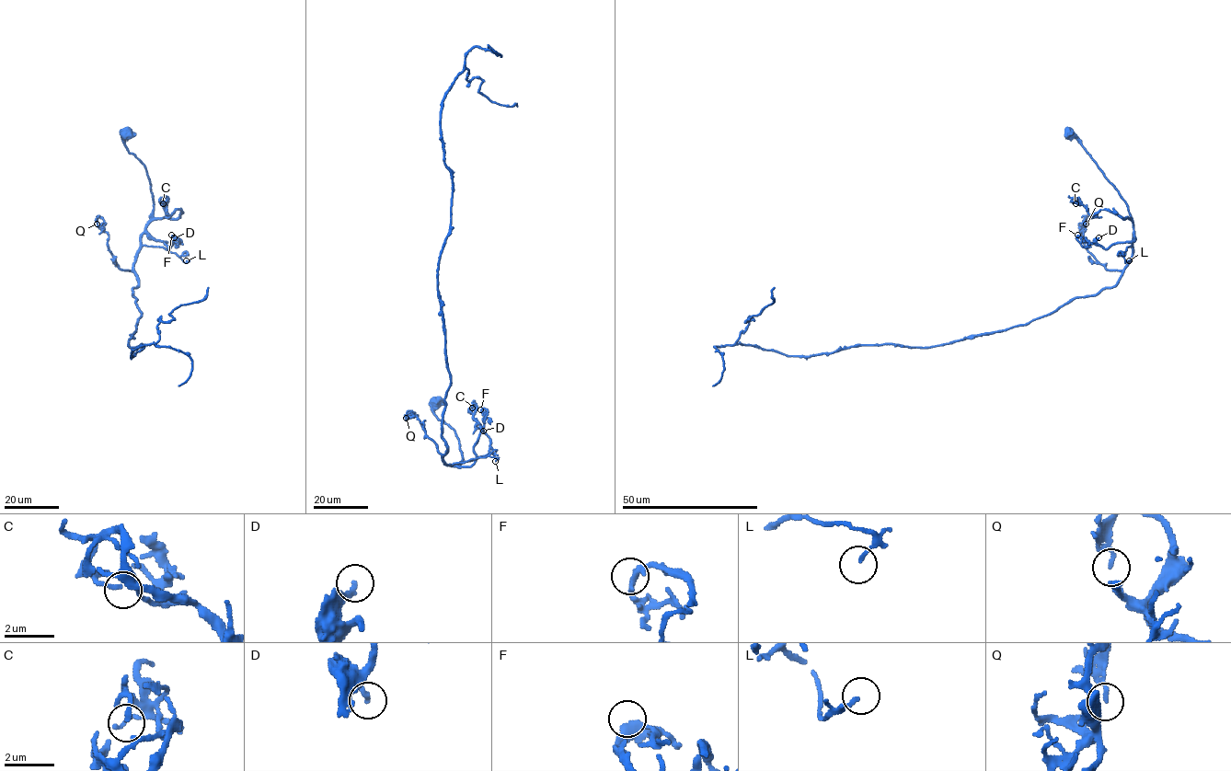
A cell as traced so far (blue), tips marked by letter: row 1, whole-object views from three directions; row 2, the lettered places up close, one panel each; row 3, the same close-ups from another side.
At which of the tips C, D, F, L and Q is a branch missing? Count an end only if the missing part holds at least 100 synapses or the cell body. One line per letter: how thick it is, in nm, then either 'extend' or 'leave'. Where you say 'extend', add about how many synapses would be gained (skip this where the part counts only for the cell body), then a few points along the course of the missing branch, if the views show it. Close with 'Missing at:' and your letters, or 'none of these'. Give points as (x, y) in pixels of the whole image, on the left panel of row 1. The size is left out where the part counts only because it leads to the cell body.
C: calibre 150 nm; leave
D: calibre 220 nm; leave
F: calibre 260 nm; leave
L: calibre 140 nm; leave
Q: calibre 130 nm; leave
Missing at: none of these

